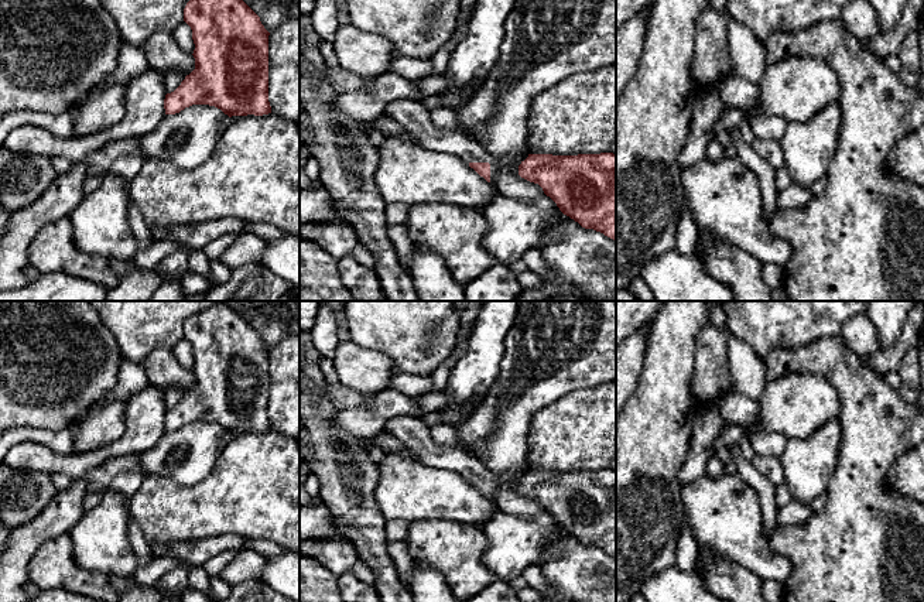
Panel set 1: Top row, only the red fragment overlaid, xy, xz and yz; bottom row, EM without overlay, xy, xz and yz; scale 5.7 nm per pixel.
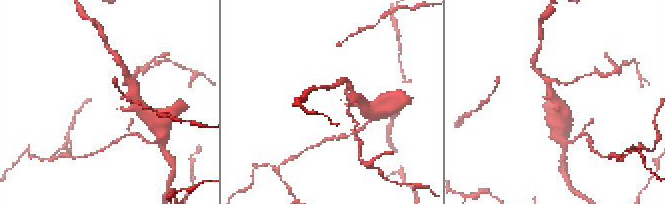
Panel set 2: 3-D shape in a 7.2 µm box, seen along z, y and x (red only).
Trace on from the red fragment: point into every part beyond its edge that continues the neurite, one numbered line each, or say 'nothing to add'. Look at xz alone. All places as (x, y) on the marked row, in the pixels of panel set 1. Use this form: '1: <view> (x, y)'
1: xz (410, 113)

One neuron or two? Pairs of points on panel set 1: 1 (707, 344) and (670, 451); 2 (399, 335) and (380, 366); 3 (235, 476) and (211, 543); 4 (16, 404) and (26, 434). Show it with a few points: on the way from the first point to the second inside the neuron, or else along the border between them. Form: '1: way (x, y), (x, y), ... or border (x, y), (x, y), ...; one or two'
1: border (694, 358), (691, 394), (697, 410); two
2: border (356, 344), (383, 352), (392, 361), (396, 373); two
3: border (243, 536), (215, 534), (180, 543); two
4: border (58, 428), (14, 430); two

